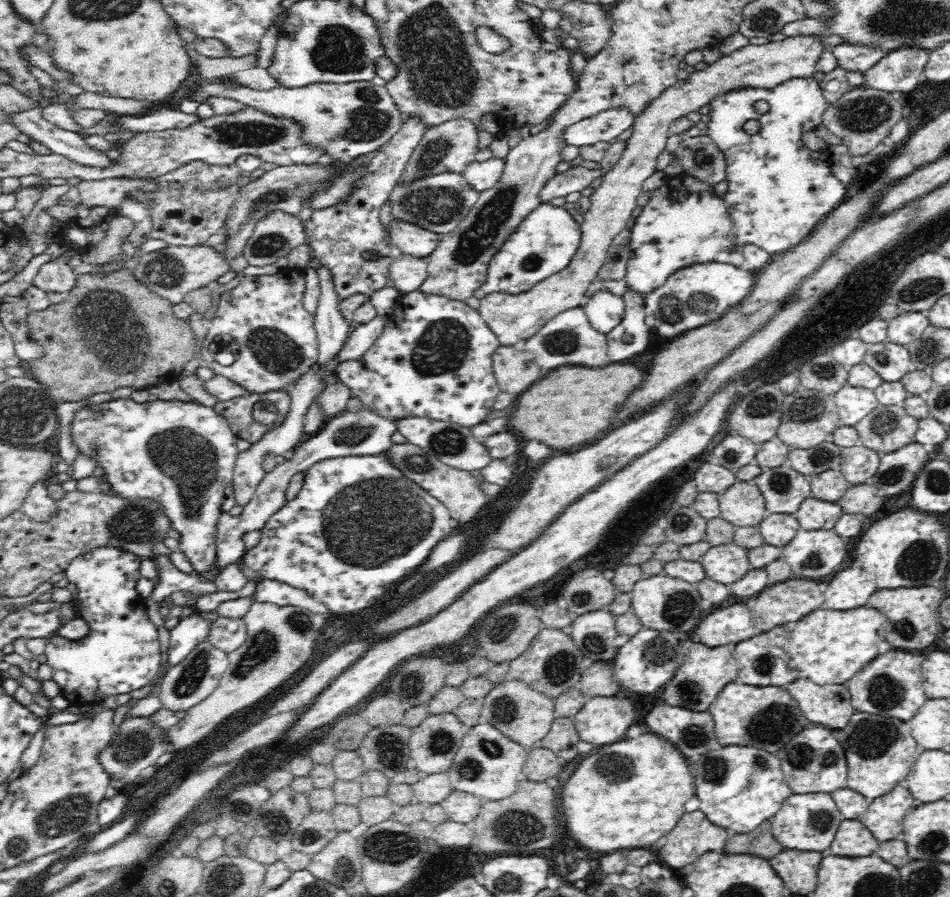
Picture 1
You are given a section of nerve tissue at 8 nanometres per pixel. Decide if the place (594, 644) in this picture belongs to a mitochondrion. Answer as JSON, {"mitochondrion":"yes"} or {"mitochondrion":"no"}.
{"mitochondrion":"yes"}

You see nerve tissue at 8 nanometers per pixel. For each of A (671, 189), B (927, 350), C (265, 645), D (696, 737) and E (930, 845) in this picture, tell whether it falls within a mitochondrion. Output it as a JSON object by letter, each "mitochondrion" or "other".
{"A":"other","B":"mitochondrion","C":"mitochondrion","D":"mitochondrion","E":"mitochondrion"}

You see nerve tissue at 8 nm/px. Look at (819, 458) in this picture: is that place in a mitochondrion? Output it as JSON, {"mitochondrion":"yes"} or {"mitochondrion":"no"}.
{"mitochondrion":"yes"}

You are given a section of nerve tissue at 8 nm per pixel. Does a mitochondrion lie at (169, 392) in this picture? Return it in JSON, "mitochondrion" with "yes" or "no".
{"mitochondrion":"no"}

